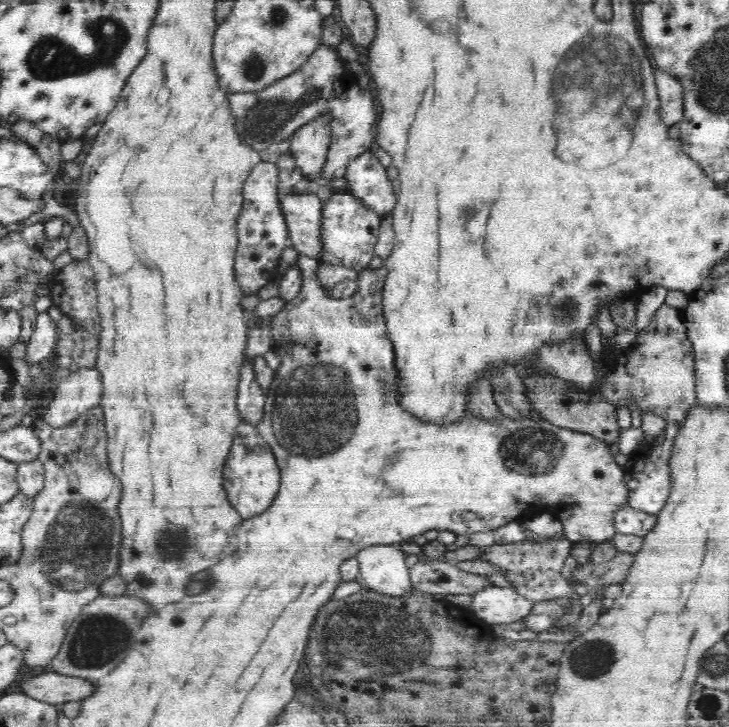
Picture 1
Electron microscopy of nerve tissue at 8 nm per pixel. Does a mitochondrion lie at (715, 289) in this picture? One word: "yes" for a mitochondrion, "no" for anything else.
no

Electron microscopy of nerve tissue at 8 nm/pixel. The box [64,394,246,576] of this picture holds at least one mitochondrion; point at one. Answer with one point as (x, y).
(166, 548)

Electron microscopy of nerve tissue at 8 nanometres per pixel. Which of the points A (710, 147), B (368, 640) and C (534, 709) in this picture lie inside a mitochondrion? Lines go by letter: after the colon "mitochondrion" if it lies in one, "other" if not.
A: other
B: mitochondrion
C: other

